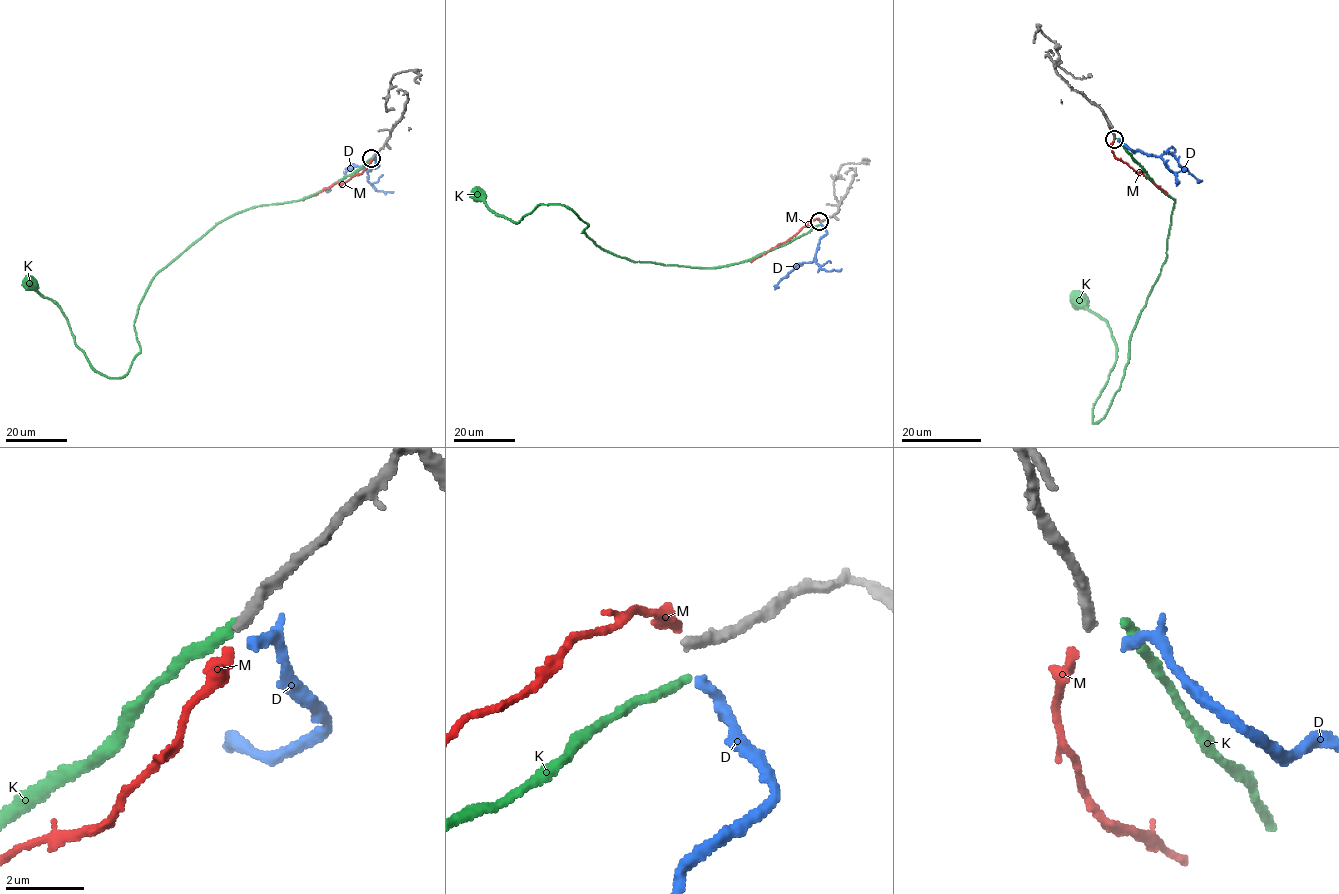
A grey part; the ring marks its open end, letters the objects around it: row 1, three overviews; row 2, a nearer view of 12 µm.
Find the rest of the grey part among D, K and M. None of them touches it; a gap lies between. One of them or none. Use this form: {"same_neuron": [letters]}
{"same_neuron": []}

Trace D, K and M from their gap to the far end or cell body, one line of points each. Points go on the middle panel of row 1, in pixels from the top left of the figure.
D: (820, 224), (827, 233), (820, 239), (815, 257), (811, 262), (797, 264), (774, 289)
K: (820, 224), (747, 260), (666, 265), (602, 248), (564, 205), (539, 204), (513, 222), (476, 192)
M: (820, 220), (814, 219), (785, 242), (750, 261)

